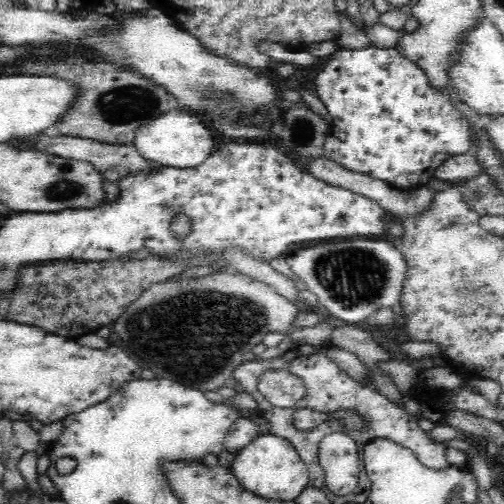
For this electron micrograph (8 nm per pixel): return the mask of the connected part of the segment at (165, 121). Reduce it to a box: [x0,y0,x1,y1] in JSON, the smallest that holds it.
[133,112,212,169]

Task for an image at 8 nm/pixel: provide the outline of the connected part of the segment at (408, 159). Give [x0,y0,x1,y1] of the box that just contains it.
[315,48,468,188]

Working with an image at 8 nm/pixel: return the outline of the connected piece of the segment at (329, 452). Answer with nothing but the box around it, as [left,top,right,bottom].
[318,430,362,492]

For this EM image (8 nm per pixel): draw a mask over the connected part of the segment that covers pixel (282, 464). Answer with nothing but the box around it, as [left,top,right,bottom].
[231,433,308,501]

